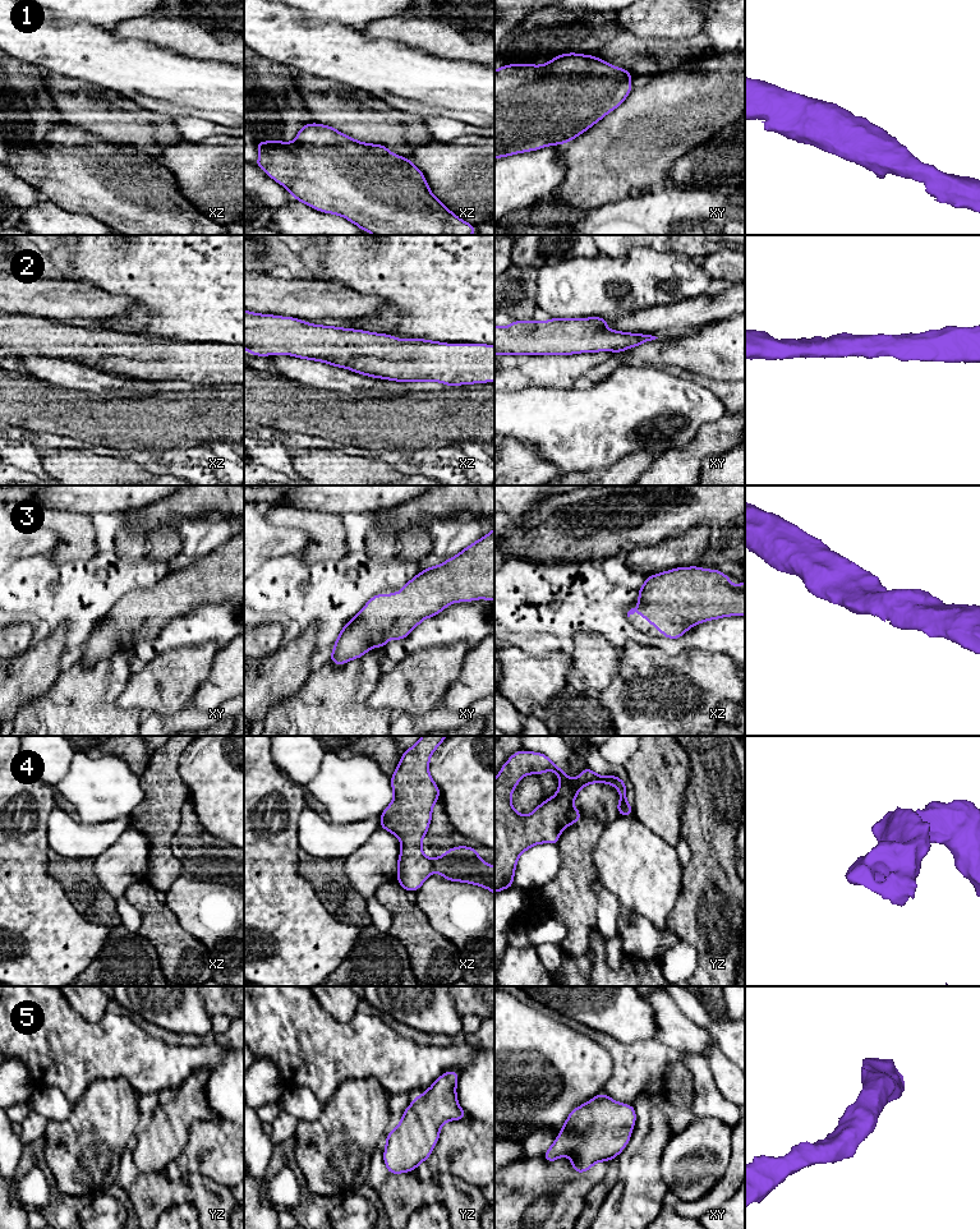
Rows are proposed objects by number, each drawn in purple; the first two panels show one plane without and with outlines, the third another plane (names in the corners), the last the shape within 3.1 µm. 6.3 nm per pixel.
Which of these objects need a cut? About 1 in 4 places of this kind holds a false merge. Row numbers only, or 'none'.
4

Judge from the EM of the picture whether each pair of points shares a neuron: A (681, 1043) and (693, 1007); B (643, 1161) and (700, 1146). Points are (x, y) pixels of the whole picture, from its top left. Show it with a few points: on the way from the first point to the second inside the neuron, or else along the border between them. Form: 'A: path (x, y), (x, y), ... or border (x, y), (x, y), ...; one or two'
A: border (671, 999), (686, 1017), (703, 1027), (712, 1039); two
B: border (673, 1133), (661, 1159), (661, 1175), (666, 1186); two

